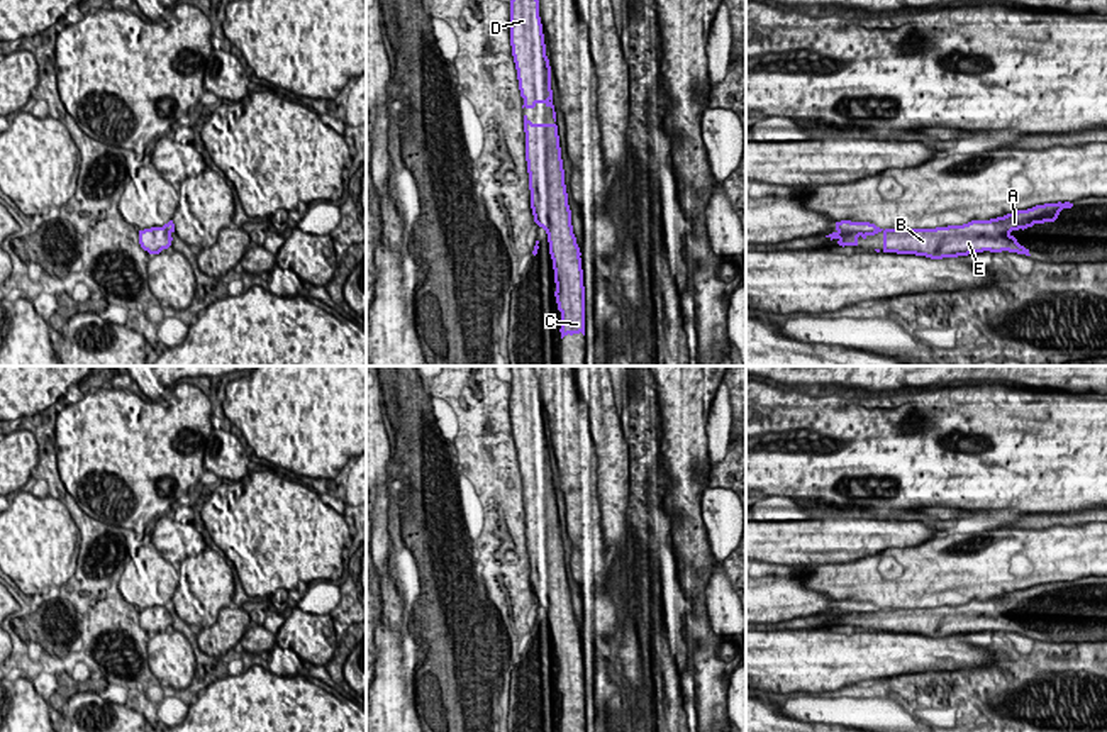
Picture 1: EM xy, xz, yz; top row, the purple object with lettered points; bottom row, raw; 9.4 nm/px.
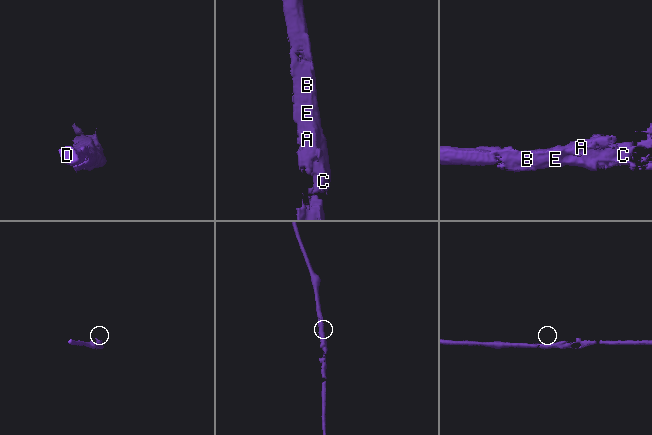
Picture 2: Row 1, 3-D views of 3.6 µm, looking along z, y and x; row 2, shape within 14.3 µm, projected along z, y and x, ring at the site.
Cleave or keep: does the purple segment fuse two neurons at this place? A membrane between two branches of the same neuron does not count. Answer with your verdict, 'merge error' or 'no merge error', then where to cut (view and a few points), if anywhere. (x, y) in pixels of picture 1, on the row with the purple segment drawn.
no merge error; no cut

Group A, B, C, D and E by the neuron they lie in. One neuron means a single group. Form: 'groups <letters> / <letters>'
groups A B C D E

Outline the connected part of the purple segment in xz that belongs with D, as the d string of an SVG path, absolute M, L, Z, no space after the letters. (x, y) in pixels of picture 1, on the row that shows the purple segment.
M510 0L510 46L520 97L524 98L522 108L534 108L537 103L544 103L546 107L553 108L553 119L556 122L551 90L551 66L546 56L542 24L539 17L539 0Z

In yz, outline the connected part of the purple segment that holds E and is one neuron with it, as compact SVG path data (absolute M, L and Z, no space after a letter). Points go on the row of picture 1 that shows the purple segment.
M1070 202L1036 205L1027 210L1017 210L990 220L971 220L963 225L948 225L936 229L880 229L870 222L836 222L836 230L826 237L836 239L839 246L858 246L858 237L866 239L878 232L883 234L883 252L915 254L931 259L958 258L990 252L1029 254L1010 234L1027 229L1034 224L1054 222L1063 208L1071 208Z

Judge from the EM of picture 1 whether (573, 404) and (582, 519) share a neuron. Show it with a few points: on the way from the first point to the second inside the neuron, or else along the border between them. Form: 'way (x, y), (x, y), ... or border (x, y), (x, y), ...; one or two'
way (573, 432), (580, 490); one

